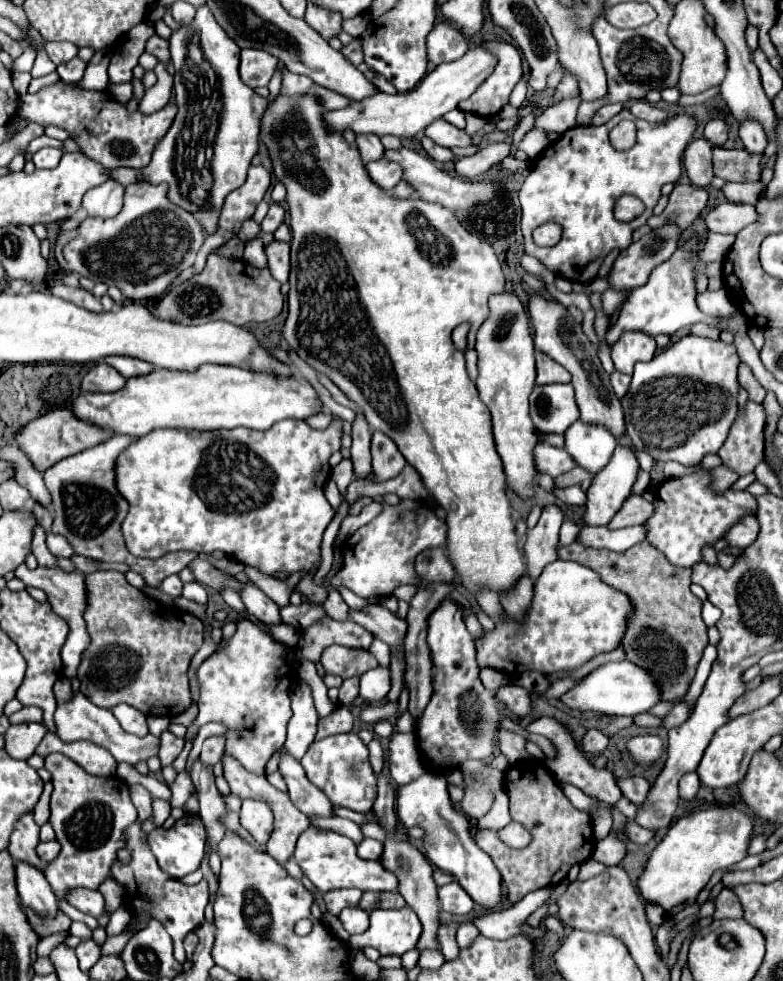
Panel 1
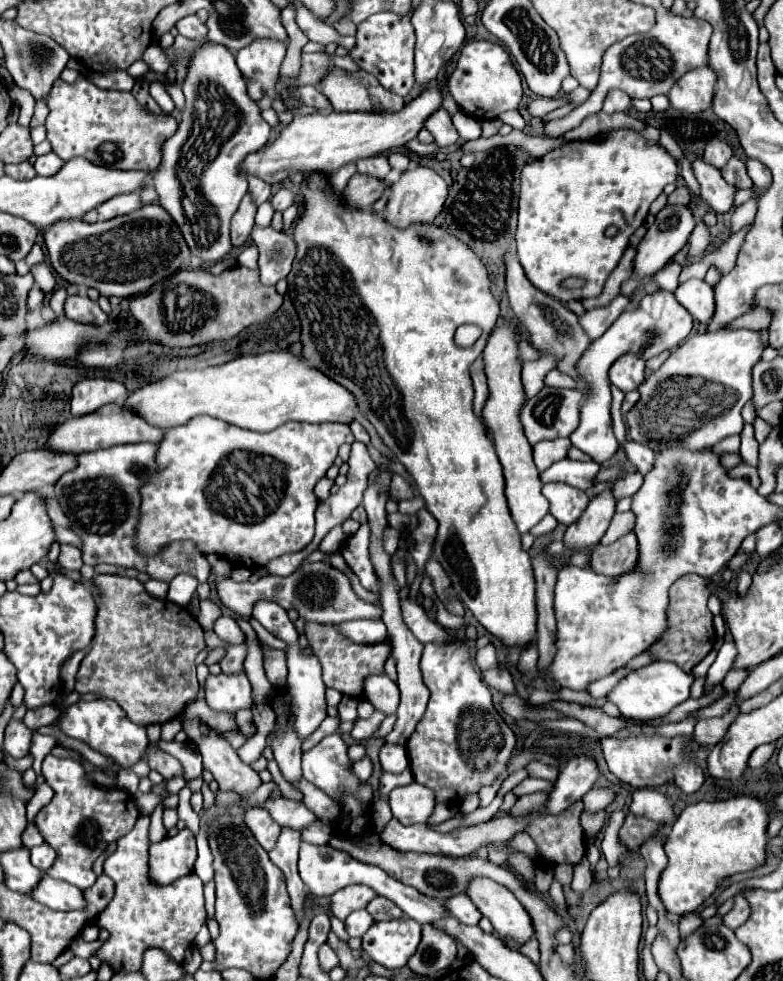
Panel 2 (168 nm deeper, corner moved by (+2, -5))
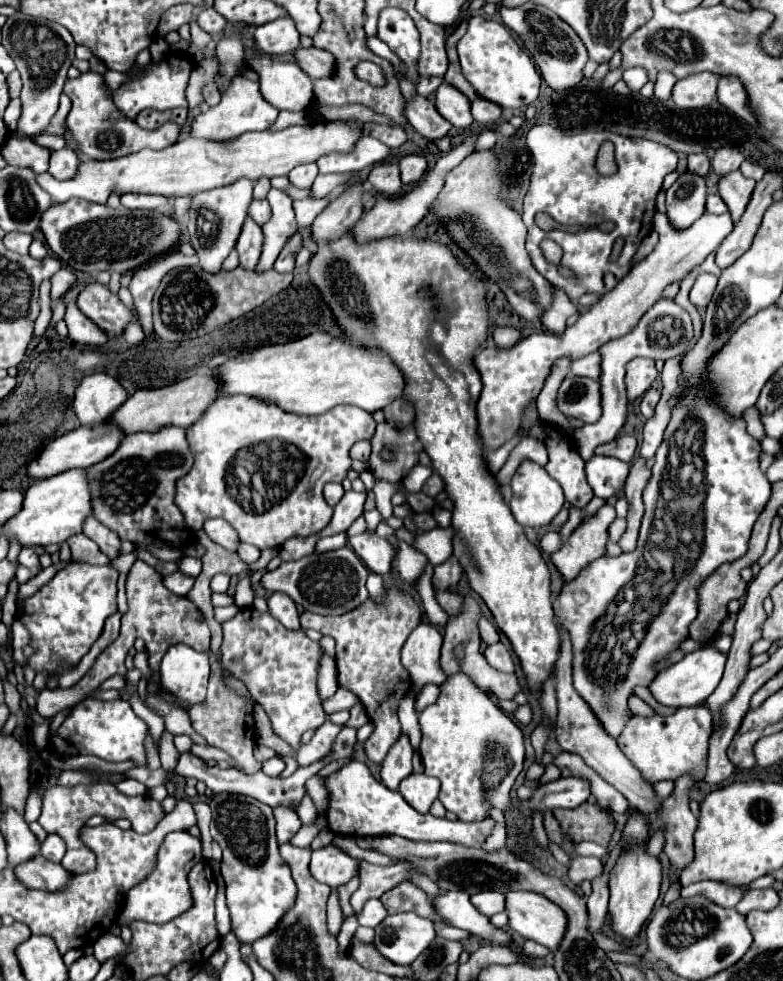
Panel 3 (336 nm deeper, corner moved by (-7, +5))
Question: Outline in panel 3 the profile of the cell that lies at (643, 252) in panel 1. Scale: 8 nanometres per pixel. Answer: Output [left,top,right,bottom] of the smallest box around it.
[666,174,706,230]

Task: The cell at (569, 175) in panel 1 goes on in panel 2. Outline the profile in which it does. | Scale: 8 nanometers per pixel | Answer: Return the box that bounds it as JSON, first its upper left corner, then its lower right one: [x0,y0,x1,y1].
[517,130,677,302]

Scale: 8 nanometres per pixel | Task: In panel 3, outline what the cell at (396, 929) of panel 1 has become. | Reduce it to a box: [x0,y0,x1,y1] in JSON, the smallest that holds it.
[374,912,434,964]

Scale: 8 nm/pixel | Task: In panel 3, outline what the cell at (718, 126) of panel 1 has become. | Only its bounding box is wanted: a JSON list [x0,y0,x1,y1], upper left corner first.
[710,144,744,176]

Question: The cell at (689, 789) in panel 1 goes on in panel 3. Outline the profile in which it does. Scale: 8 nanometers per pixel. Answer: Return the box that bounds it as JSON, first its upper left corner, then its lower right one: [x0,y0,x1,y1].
[618,706,712,784]

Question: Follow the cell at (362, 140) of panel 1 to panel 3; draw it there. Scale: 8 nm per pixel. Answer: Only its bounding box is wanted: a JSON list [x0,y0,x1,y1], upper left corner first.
[368,162,402,196]

